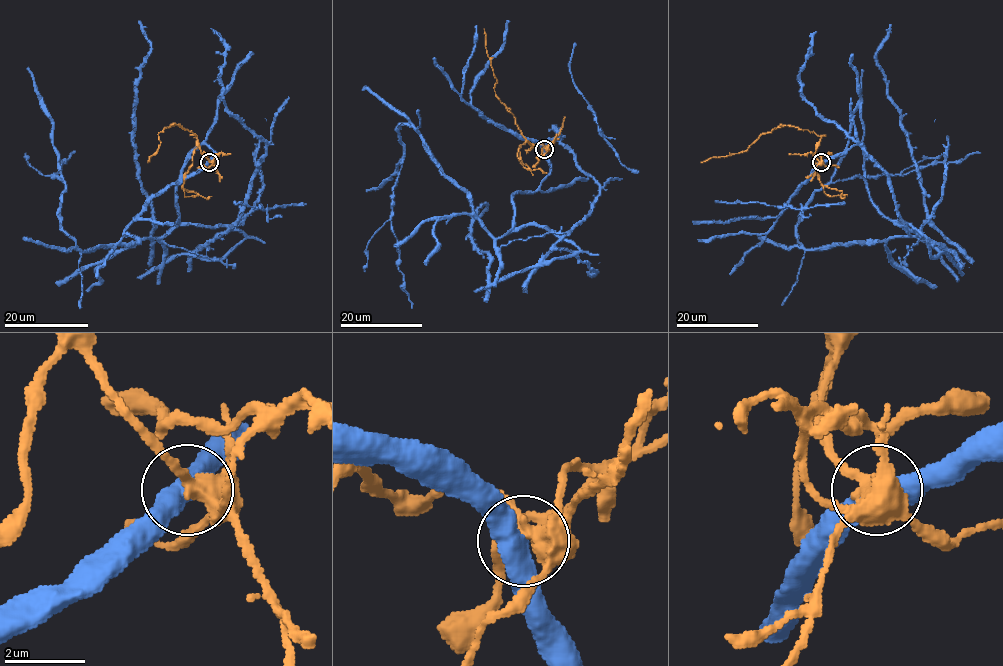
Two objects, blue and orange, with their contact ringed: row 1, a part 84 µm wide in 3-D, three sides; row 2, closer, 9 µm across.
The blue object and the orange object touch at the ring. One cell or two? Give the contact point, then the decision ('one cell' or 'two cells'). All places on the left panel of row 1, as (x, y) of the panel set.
place (209, 162); two cells

